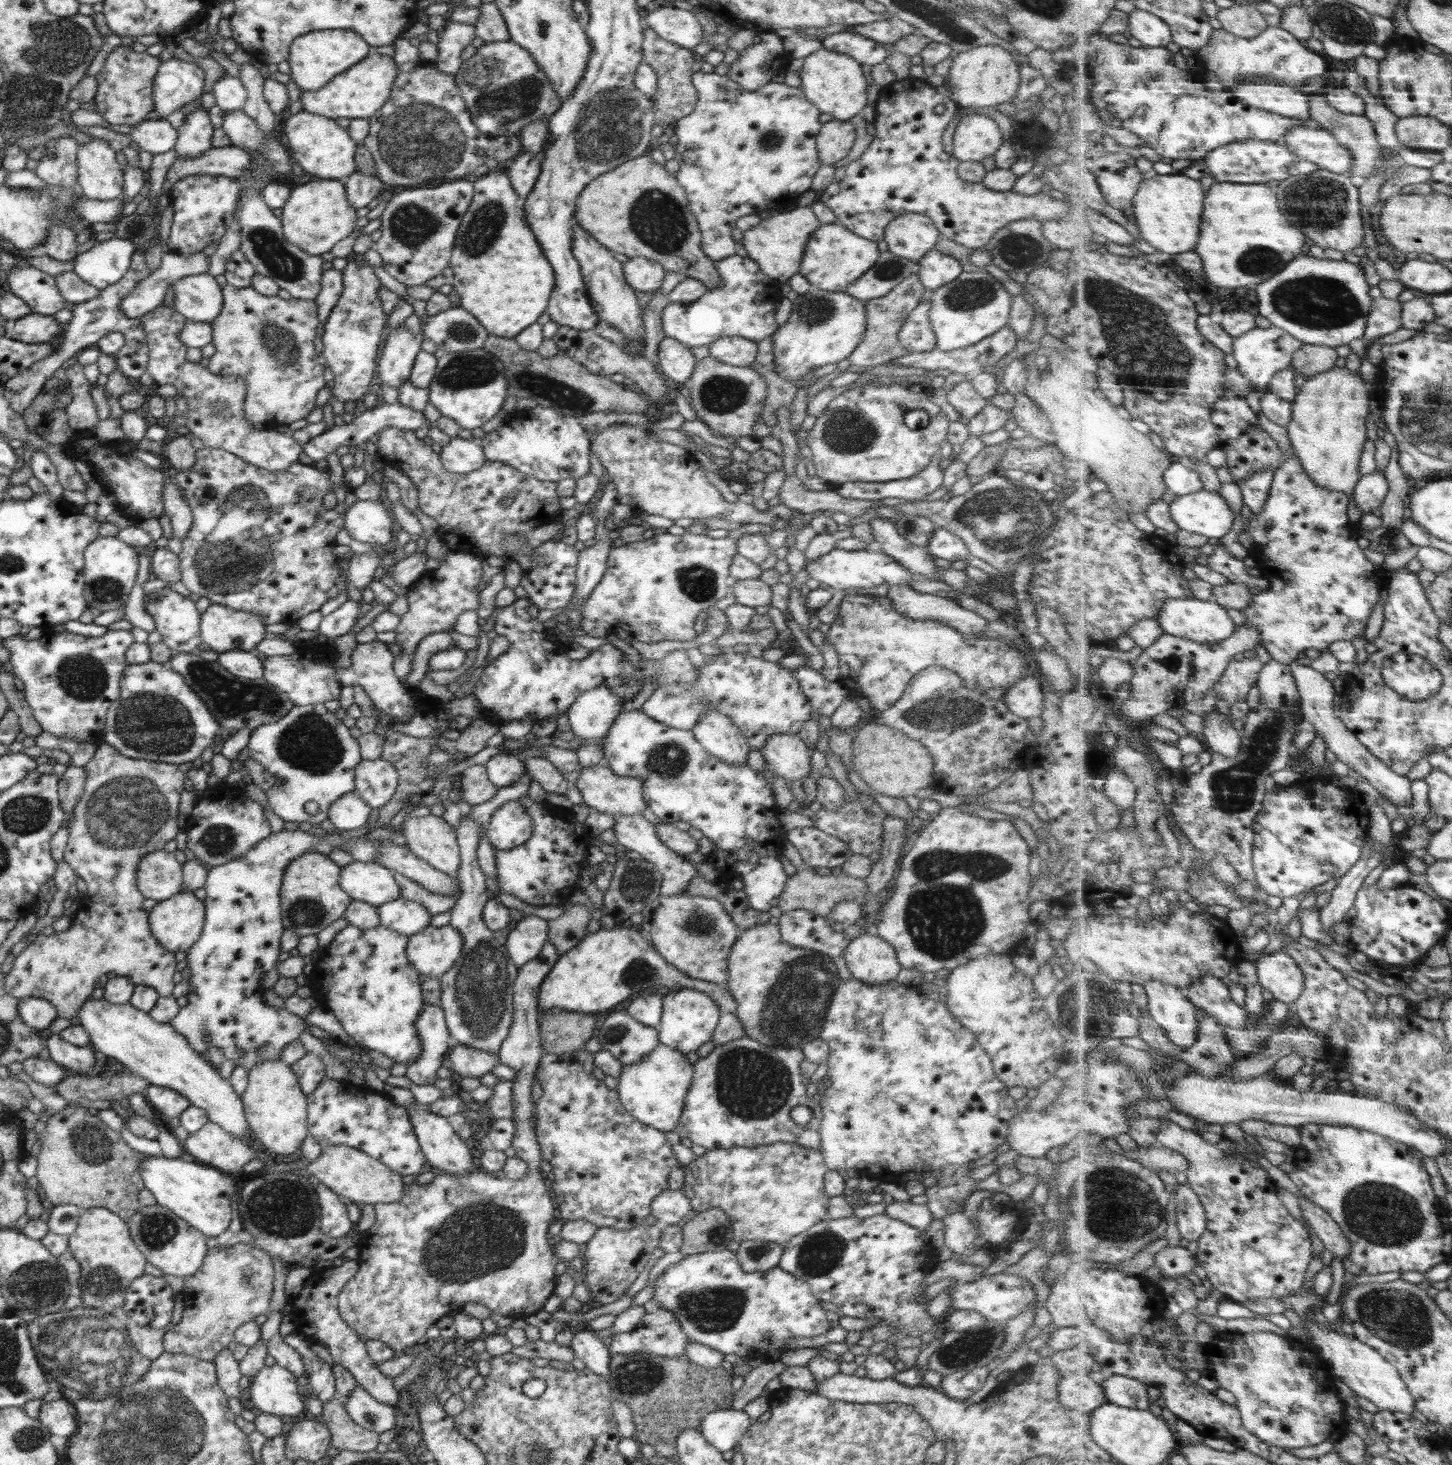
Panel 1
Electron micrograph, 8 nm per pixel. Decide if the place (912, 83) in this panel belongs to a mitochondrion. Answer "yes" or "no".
no

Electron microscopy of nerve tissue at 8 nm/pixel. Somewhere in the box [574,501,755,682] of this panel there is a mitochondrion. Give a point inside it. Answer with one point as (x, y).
(697, 581)

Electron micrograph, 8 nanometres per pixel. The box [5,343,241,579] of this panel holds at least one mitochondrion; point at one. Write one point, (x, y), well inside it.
(217, 406)

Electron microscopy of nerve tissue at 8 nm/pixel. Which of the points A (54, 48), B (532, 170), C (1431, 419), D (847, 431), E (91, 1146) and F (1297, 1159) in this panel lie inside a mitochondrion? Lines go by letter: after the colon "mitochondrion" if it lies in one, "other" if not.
A: mitochondrion
B: other
C: mitochondrion
D: mitochondrion
E: mitochondrion
F: other

